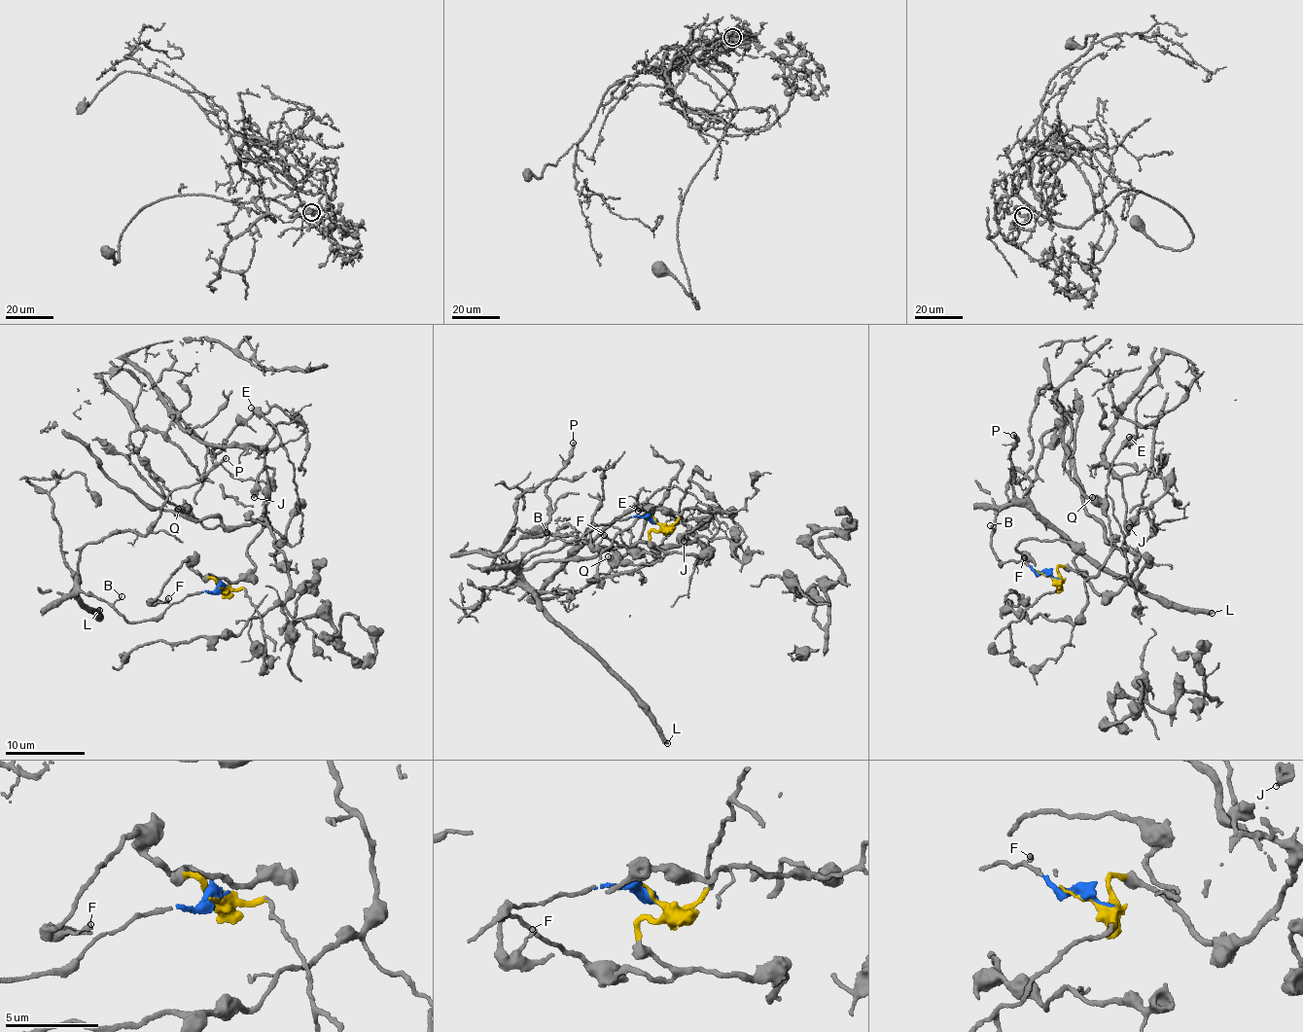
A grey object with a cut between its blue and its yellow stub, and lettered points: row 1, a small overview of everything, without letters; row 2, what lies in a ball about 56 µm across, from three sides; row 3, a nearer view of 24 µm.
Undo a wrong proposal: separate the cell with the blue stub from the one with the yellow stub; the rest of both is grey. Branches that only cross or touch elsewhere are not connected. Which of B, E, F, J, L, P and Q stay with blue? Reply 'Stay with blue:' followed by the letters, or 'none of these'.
Stay with blue: B, L, P

